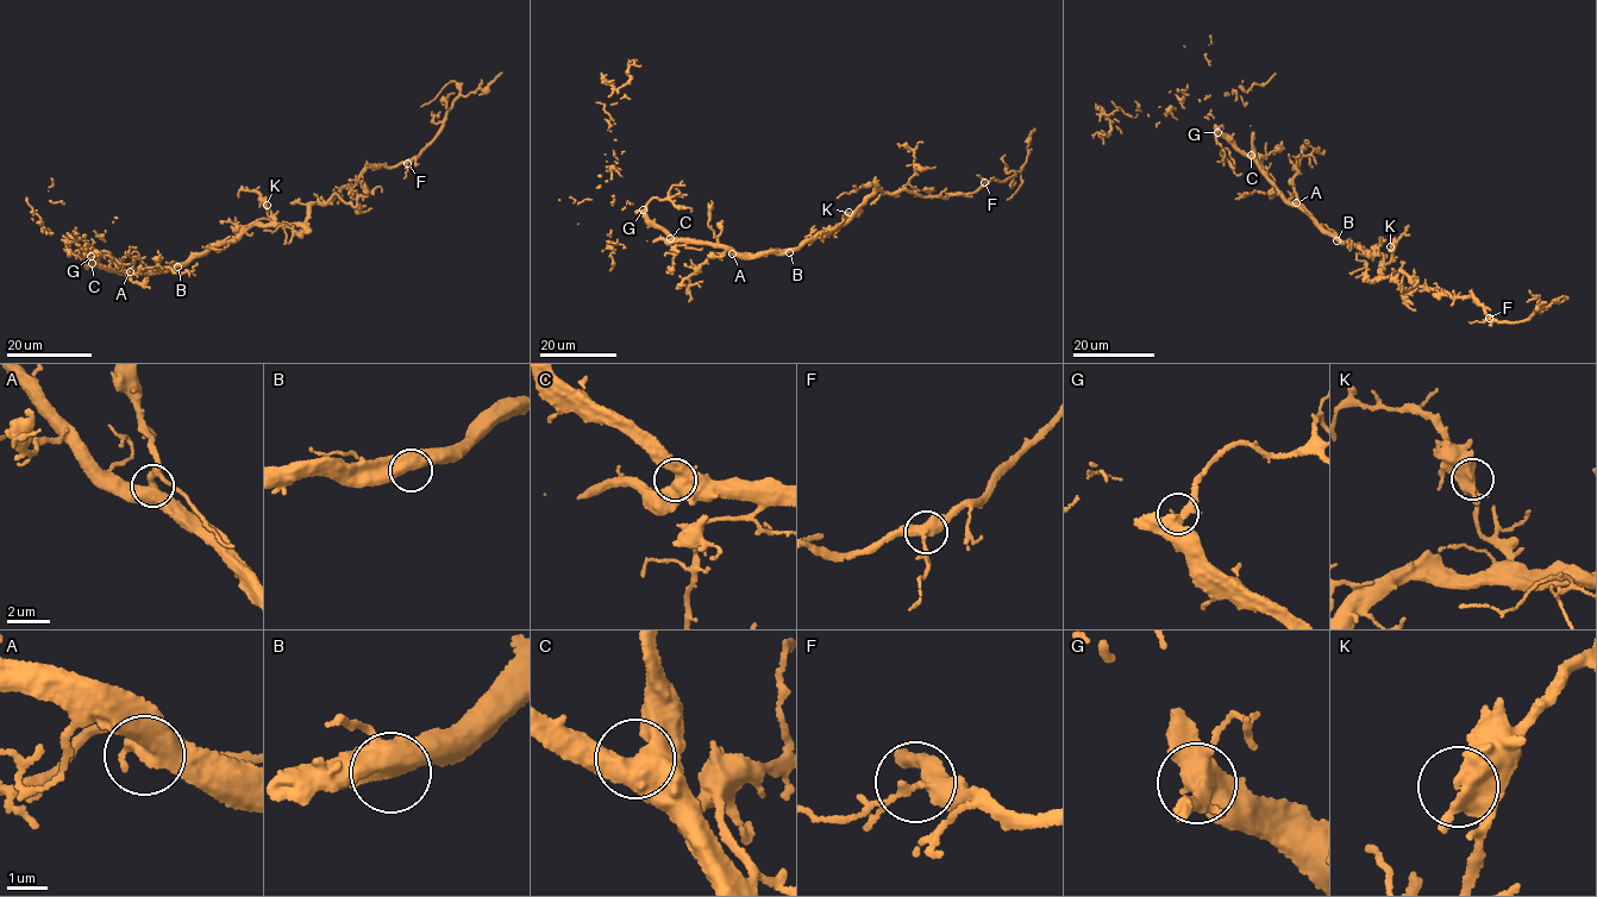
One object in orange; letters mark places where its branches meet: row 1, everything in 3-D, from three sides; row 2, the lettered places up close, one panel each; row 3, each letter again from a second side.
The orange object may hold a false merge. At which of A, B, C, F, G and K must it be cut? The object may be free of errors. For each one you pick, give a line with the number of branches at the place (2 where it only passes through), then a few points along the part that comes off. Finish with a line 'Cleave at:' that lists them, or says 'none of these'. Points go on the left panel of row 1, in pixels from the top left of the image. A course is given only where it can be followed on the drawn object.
Cleave at: none of these

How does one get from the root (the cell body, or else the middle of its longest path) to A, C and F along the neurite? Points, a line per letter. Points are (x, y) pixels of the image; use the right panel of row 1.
A: (1341, 242), (1296, 204)
C: (1341, 242), (1283, 196), (1251, 155)
F: (1341, 242), (1384, 258), (1384, 278), (1401, 273), (1416, 286), (1454, 299), (1471, 296), (1489, 318)

